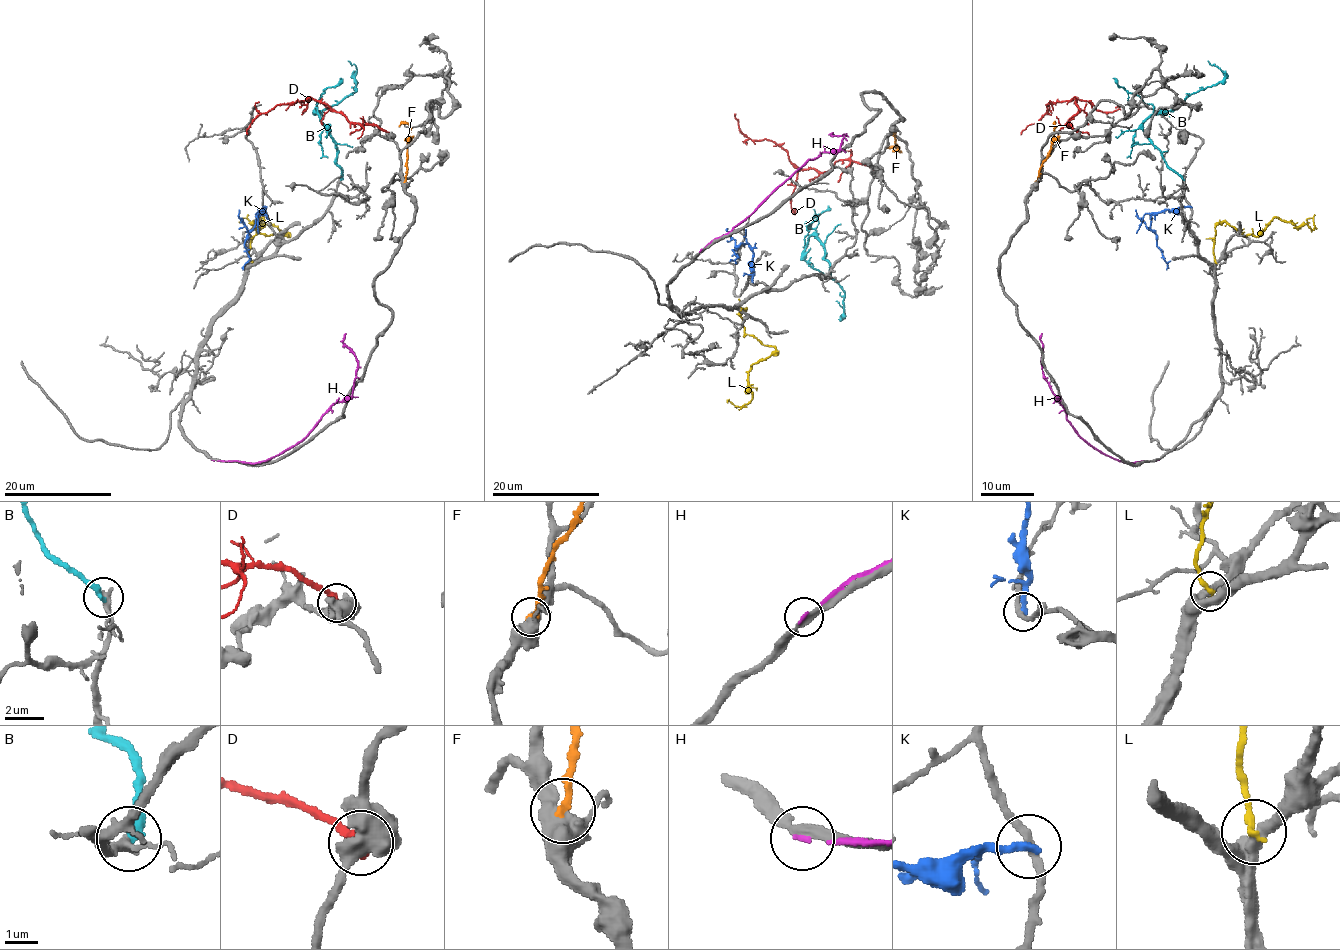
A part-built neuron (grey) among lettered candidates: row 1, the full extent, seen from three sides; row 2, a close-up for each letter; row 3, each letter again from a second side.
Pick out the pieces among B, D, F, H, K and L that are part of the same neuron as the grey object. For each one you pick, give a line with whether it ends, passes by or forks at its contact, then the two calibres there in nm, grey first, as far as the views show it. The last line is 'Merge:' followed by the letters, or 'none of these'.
B: it ends | 260/340 nm
Merge: B

